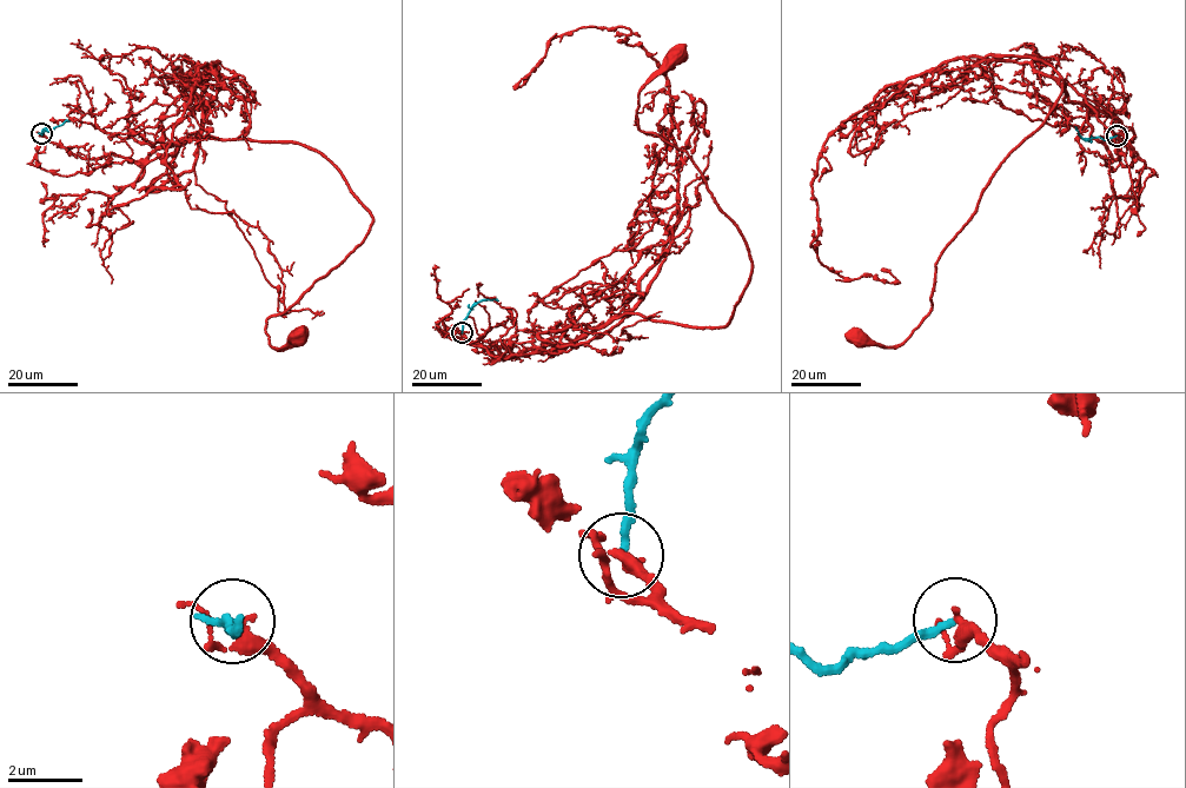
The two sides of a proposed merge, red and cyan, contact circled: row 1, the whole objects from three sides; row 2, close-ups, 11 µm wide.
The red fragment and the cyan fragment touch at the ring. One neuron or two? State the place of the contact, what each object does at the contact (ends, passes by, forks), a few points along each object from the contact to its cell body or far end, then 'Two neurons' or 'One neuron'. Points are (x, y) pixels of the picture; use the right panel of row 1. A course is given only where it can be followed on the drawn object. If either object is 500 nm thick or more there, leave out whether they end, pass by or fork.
Place: (1117, 136). At the ring red passes by. At the ring cyan ends. Course of red: (1117, 136), (1133, 143), (1112, 117), (1064, 100), (1062, 80), (948, 242), (927, 317), (899, 345), (861, 338). Course of cyan: (1117, 136), (1082, 138), (1075, 127). One neuron

